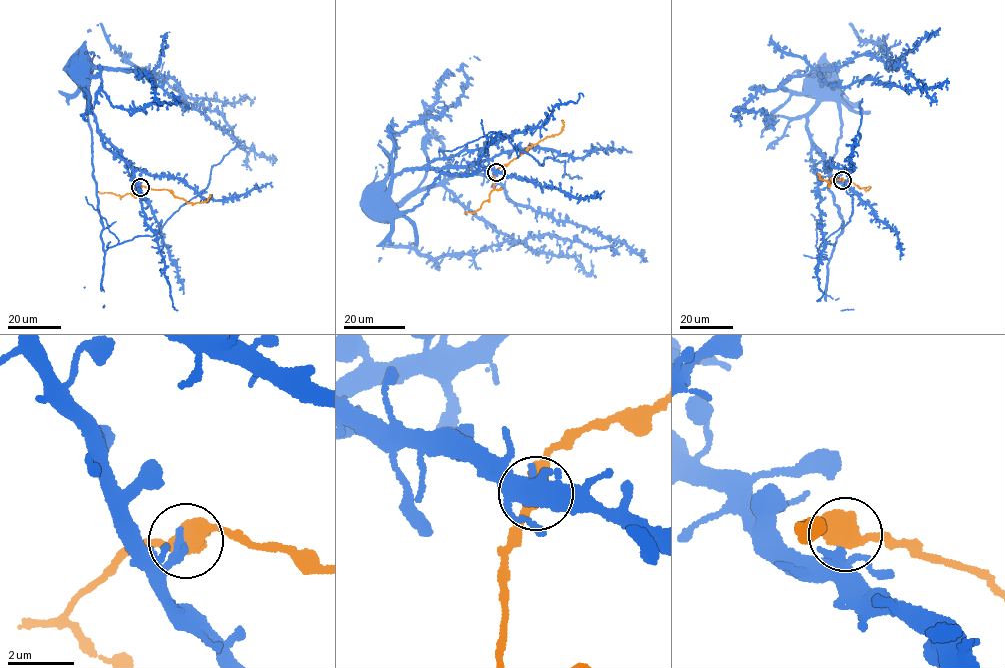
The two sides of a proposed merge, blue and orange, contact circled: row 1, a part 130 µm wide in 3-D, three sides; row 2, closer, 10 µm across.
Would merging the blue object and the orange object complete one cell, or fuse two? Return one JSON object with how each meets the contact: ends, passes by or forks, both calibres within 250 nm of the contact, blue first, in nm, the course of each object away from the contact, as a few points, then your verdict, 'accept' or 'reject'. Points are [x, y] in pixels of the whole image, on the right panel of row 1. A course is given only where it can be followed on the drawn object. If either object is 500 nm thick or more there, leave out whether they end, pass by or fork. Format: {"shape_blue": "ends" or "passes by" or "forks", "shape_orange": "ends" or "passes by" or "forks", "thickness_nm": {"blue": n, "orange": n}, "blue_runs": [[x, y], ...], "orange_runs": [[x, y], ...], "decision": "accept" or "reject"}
{"thickness_nm": {"blue": 300, "orange": 600}, "blue_runs": [[842, 179], [841, 183], [828, 171], [807, 126], [808, 114], [816, 107], [821, 95], [829, 90]], "orange_runs": [[842, 180], [834, 177], [828, 186], [829, 182], [817, 174]], "decision": "reject"}

